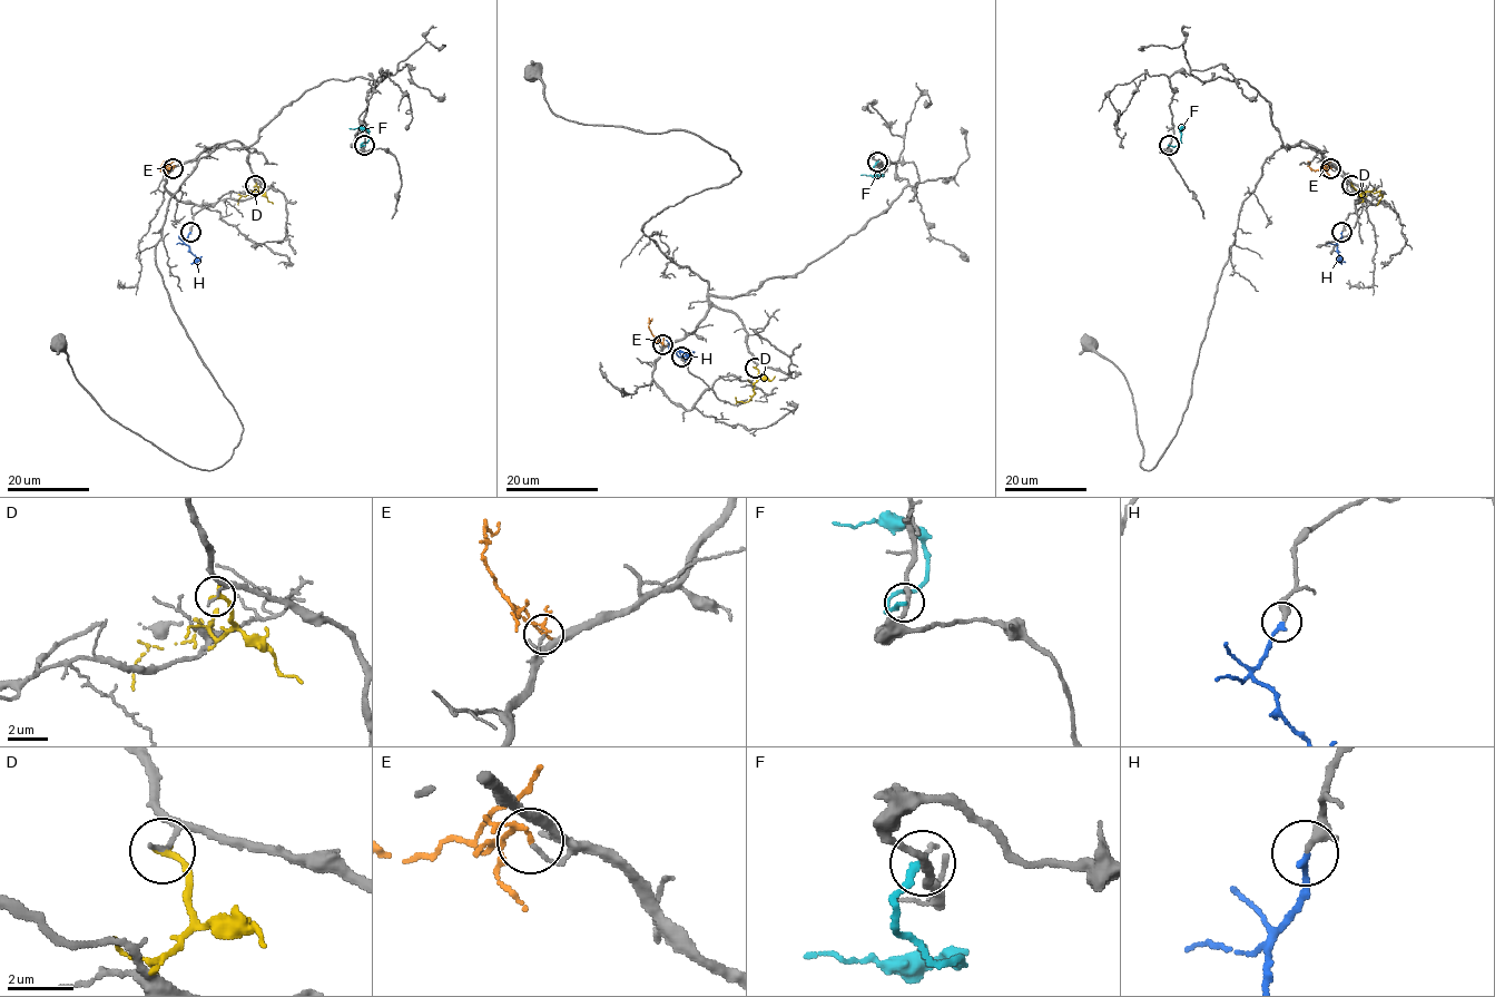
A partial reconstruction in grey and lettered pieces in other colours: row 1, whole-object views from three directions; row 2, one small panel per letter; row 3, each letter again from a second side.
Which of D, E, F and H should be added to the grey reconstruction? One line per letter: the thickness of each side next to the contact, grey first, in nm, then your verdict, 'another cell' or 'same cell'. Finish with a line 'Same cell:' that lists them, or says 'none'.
D: 140 nm thick on the grey side, 200 nm on the other; another cell
E: 120 nm thick on the grey side, 110 nm on the other; another cell
F: 240 nm thick on the grey side, 200 nm on the other; another cell
H: 320 nm thick on the grey side, 200 nm on the other; same cell
Same cell: H

